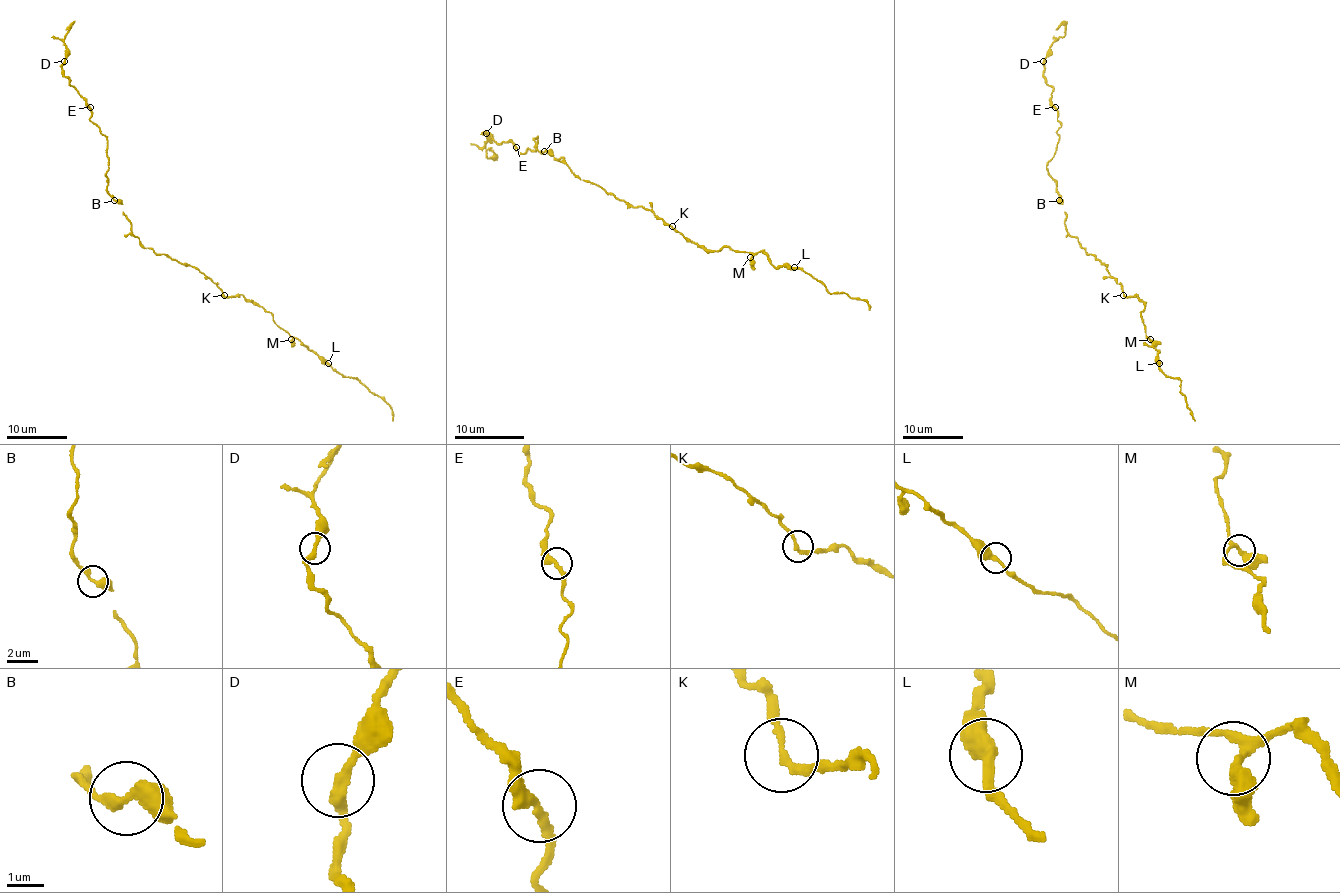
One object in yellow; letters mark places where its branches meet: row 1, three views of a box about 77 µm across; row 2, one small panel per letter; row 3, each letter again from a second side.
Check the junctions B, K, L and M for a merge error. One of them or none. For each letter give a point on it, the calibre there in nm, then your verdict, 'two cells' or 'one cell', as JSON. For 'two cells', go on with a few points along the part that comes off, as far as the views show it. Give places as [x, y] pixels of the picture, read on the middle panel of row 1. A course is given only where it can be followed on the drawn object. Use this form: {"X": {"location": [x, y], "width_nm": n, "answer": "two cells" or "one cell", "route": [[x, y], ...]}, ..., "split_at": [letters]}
{"B": {"location": [544, 151], "width_nm": 380, "answer": "one cell"}, "K": {"location": [672, 226], "width_nm": 200, "answer": "one cell"}, "L": {"location": [794, 267], "width_nm": 360, "answer": "one cell"}, "M": {"location": [750, 257], "width_nm": 280, "answer": "one cell"}, "split_at": []}

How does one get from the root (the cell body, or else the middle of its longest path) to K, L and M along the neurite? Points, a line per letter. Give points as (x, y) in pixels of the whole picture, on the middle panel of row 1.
K: (605, 192), (633, 206), (647, 208), (664, 224), (671, 225)
L: (605, 192), (633, 206), (647, 208), (703, 248), (762, 252), (776, 267), (794, 267)
M: (605, 192), (633, 206), (647, 208), (703, 248), (727, 246), (748, 252), (750, 257)

